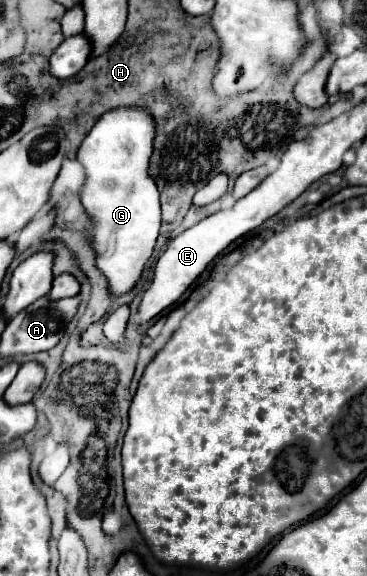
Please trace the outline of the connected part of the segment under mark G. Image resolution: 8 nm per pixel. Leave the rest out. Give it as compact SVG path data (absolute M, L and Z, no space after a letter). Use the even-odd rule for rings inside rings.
M119 107L105 113L83 139L77 161L85 169L85 183L79 191L79 199L87 211L91 221L89 239L91 247L97 253L95 267L107 279L107 291L111 297L121 297L129 293L141 279L145 263L149 261L161 225L161 205L159 205L159 191L149 177L149 157L153 153L153 137L155 137L155 123L153 117L145 107Z

